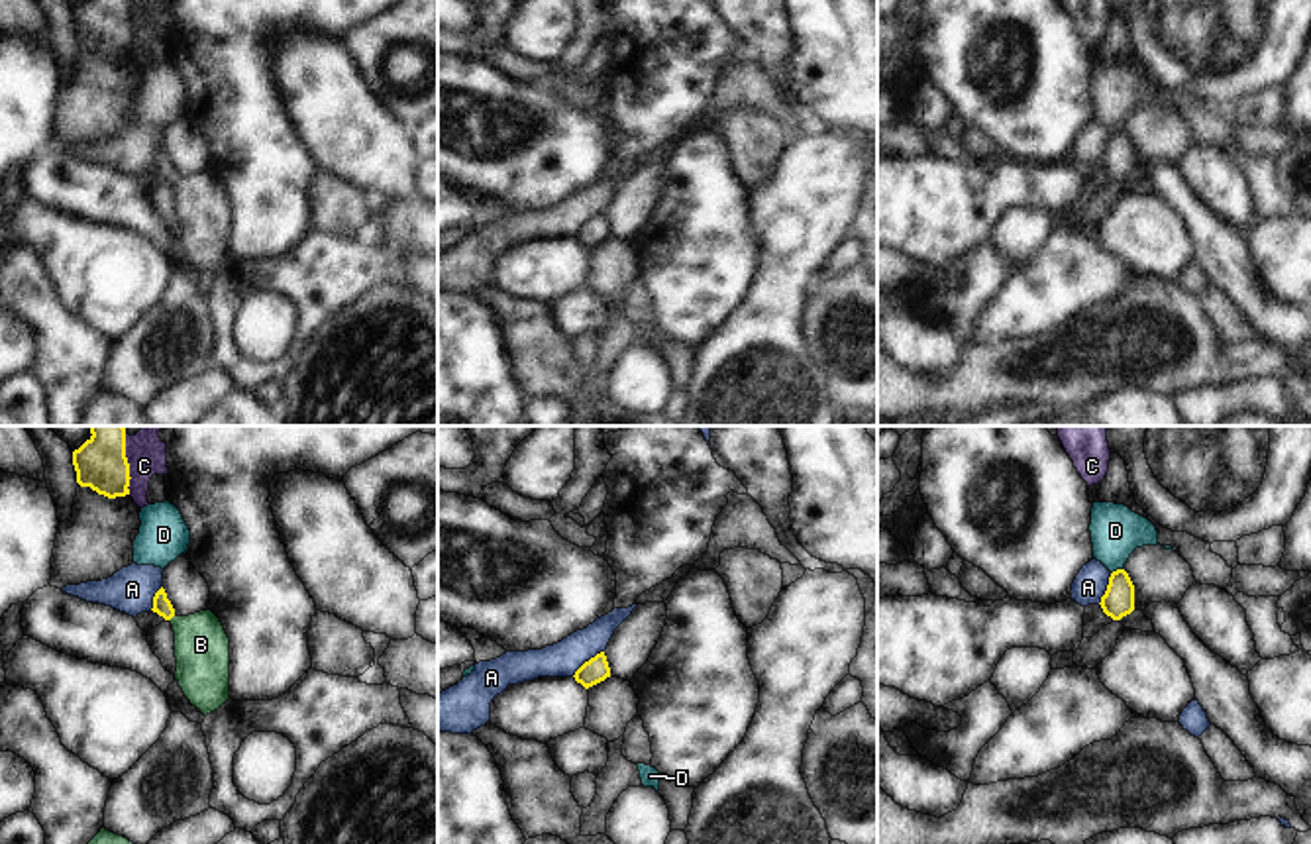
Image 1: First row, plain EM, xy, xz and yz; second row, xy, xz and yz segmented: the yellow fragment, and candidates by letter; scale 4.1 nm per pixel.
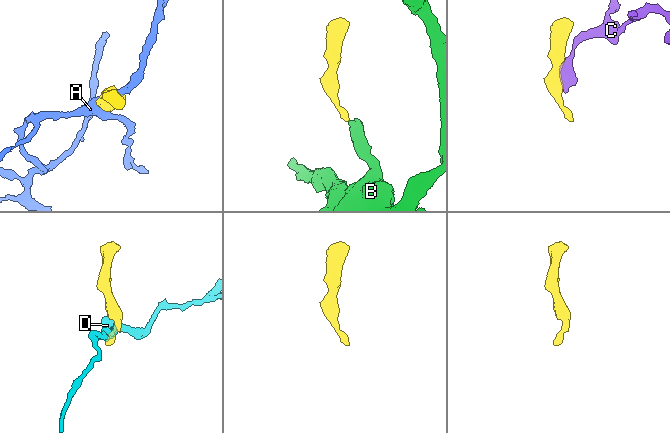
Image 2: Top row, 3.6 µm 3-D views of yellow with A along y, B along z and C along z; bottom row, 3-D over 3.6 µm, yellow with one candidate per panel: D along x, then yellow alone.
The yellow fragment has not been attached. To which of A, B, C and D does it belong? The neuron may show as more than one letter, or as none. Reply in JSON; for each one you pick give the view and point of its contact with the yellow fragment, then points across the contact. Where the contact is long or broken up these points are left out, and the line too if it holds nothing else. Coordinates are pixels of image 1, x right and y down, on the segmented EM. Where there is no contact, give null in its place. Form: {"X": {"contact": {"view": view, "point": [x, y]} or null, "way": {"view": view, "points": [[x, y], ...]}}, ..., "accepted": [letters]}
{"B": {"contact": {"view": "xy", "point": [171, 617]}, "way": {"view": "xy", "points": [[161, 605], [171, 617], [201, 644]]}}, "accepted": ["B"]}

